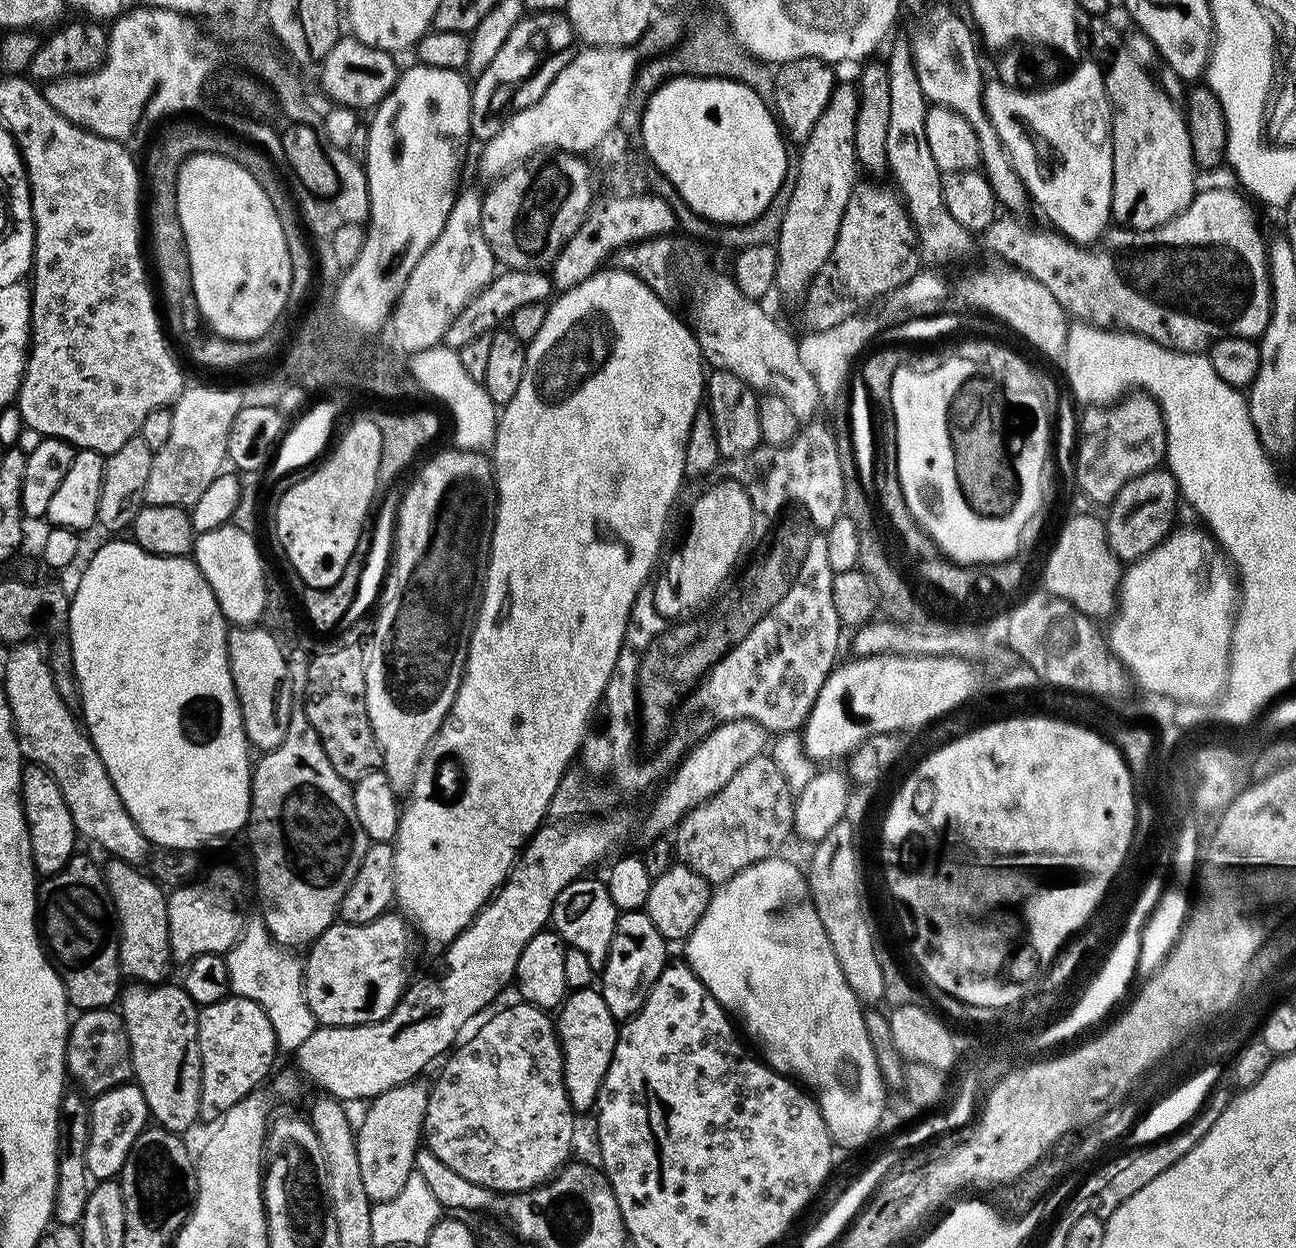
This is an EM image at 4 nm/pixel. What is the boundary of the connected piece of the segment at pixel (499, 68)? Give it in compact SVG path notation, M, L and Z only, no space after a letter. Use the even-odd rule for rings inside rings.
M563 11L538 12L525 15L524 19L510 30L510 38L502 42L502 47L494 57L494 62L486 66L475 77L472 89L472 135L483 142L494 138L504 123L518 110L526 110L558 78L562 69L571 62L578 41L576 31Z

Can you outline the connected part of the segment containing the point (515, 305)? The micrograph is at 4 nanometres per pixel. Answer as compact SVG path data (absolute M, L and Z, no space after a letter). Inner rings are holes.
M504 268L493 276L492 281L456 315L454 322L446 326L443 347L453 350L464 350L475 342L479 336L487 337L493 330L499 329L521 306L530 306L530 302L545 302L553 295L552 277L547 271L514 270Z

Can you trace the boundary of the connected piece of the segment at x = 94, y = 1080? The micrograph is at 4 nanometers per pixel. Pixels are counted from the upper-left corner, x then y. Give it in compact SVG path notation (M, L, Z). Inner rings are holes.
M87 1009L71 1023L65 1069L85 1095L96 1097L106 1090L127 1083L132 1076L132 1055L124 1020L115 1009Z

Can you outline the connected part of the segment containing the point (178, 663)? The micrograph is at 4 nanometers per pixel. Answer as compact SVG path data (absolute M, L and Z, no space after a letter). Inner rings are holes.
M131 539L109 540L112 541L102 545L89 558L88 565L80 576L80 585L77 586L76 593L71 593L68 605L66 636L72 646L72 661L80 683L80 697L84 707L82 723L110 774L110 782L114 782L114 790L118 790L118 798L122 798L130 818L134 818L138 830L142 830L144 837L153 845L160 844L156 846L164 850L204 850L207 844L212 844L223 836L232 836L239 828L241 831L247 825L252 801L254 760L253 757L248 757L250 745L244 733L240 703L228 665L229 625L218 606L218 598L214 598L214 590L210 590L195 559L182 556L152 556Z

